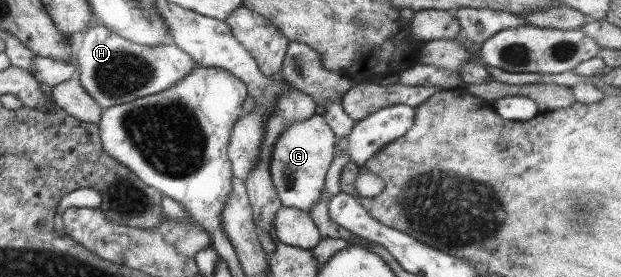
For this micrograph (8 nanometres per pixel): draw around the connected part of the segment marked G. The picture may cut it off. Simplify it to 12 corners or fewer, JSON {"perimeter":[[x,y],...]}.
{"perimeter":[[316,114],[281,130],[268,172],[282,206],[308,213],[336,139]]}

